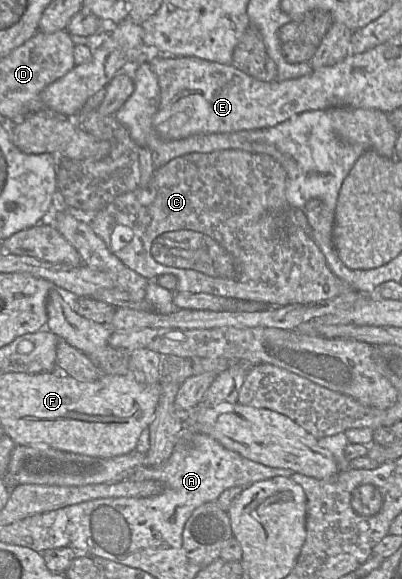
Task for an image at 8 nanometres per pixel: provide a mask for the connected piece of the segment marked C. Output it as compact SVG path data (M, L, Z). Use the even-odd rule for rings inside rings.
M228 149L211 153L191 153L176 159L159 169L155 169L150 183L133 192L115 198L102 210L89 216L88 223L110 250L127 267L139 273L148 280L158 278L163 274L172 274L177 278L175 292L208 293L217 296L233 298L235 300L262 299L271 303L311 303L334 298L346 294L353 288L338 278L329 268L326 259L311 236L303 209L292 207L286 198L287 174L282 165L274 158L243 150Z

